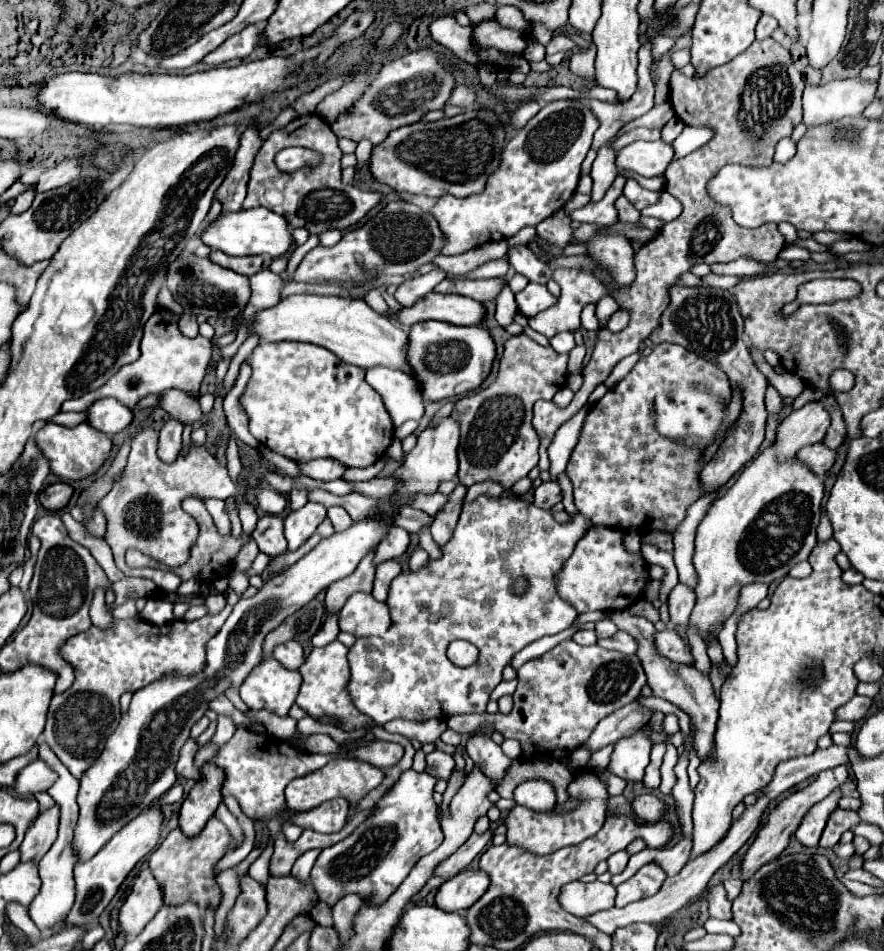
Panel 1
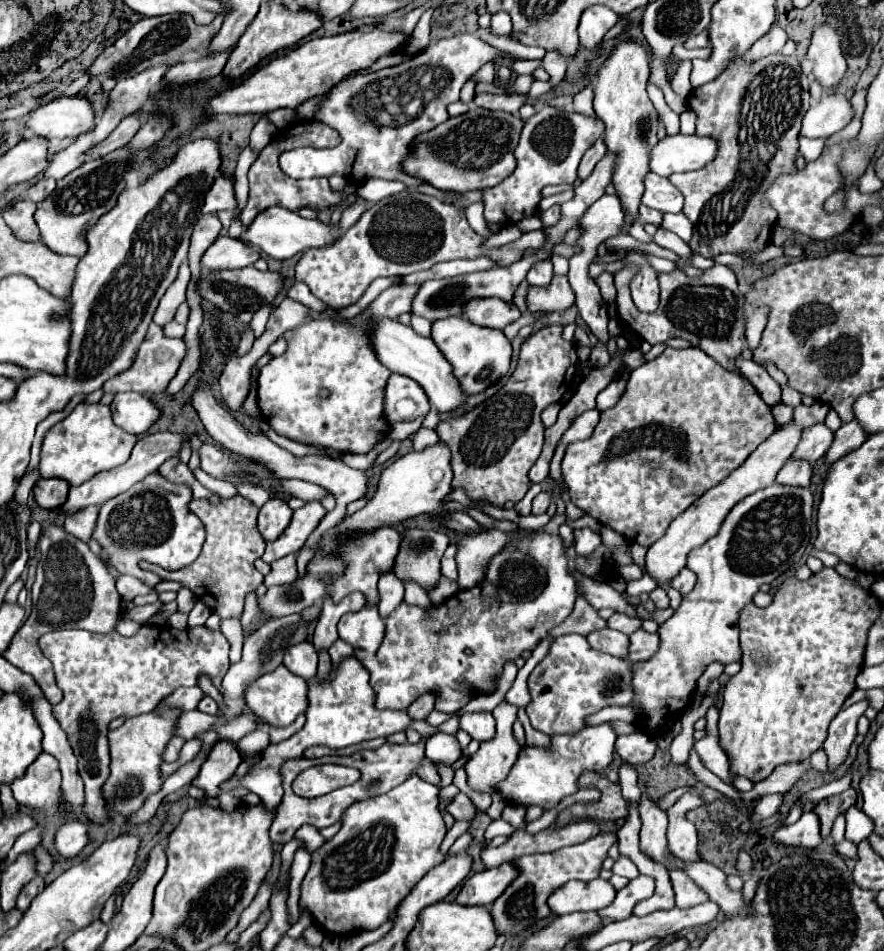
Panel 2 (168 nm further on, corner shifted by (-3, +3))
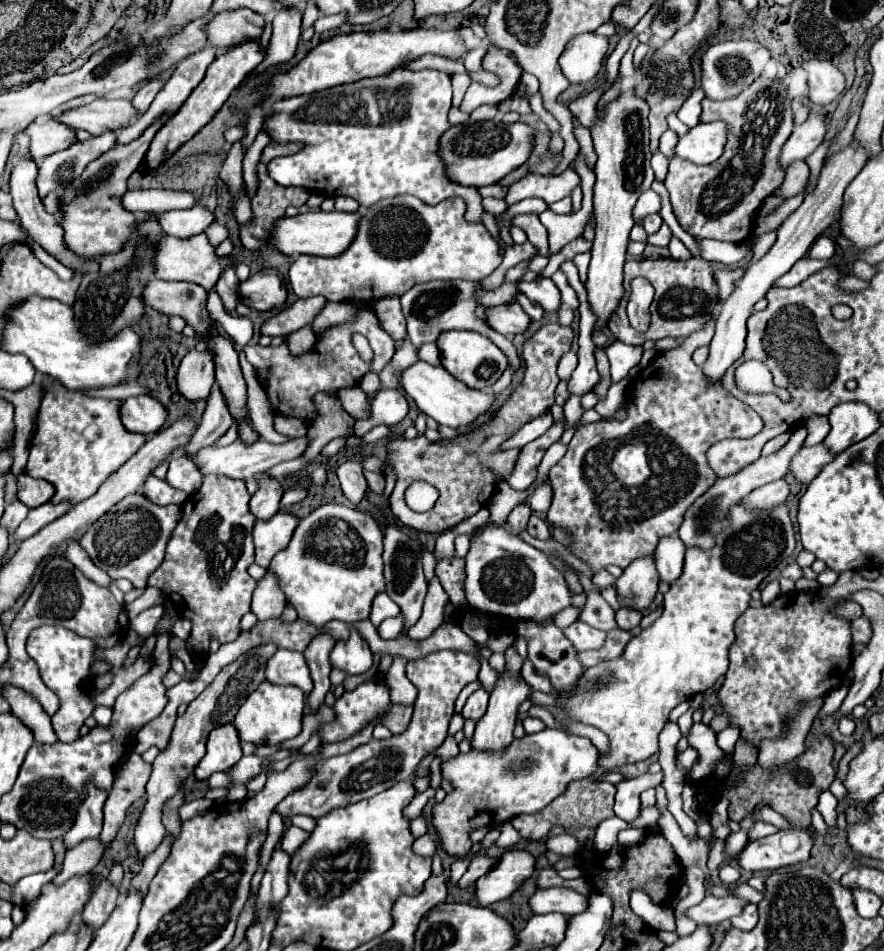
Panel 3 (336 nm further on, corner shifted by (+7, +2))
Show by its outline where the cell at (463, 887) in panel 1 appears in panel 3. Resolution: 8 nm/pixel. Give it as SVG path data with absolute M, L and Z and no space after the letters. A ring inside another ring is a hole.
M507 850L497 866L489 870L475 886L475 898L479 906L489 906L493 902L509 898L535 870L535 858L525 850Z

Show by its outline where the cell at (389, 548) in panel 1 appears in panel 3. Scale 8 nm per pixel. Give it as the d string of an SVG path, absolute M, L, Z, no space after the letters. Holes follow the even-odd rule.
M325 504L299 522L289 546L275 554L269 570L279 576L279 586L297 614L321 628L329 620L369 618L375 594L385 590L381 554L383 530L369 514L341 504Z

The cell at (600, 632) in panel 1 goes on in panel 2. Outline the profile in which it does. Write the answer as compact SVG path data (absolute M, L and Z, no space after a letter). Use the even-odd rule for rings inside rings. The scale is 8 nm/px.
M615 613L613 617L609 617L609 627L617 629L625 635L631 635L633 631L637 631L641 627L641 619L639 617L629 617L625 613Z

